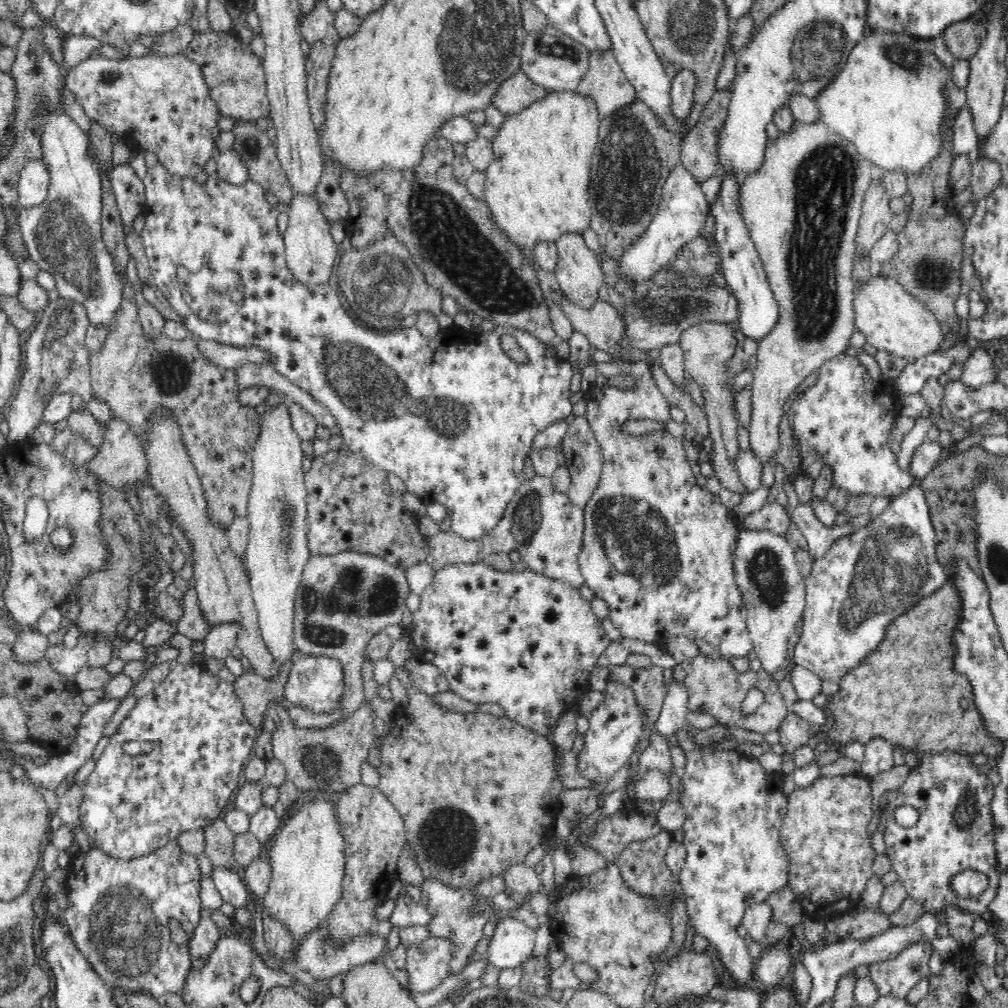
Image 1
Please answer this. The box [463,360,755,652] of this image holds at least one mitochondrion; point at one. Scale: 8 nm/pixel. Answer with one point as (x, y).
(634, 533)

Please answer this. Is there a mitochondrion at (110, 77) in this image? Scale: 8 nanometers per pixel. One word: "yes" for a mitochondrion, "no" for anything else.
yes

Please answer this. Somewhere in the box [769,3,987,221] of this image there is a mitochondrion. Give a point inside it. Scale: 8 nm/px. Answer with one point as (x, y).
(817, 48)

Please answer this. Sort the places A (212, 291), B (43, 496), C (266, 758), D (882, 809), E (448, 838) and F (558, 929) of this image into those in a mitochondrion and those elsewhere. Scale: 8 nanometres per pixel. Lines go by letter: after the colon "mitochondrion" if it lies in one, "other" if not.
A: mitochondrion
B: other
C: other
D: other
E: mitochondrion
F: other

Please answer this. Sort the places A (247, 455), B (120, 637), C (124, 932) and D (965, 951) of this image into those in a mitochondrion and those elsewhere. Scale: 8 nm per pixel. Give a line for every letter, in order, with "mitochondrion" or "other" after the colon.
A: other
B: other
C: mitochondrion
D: other

